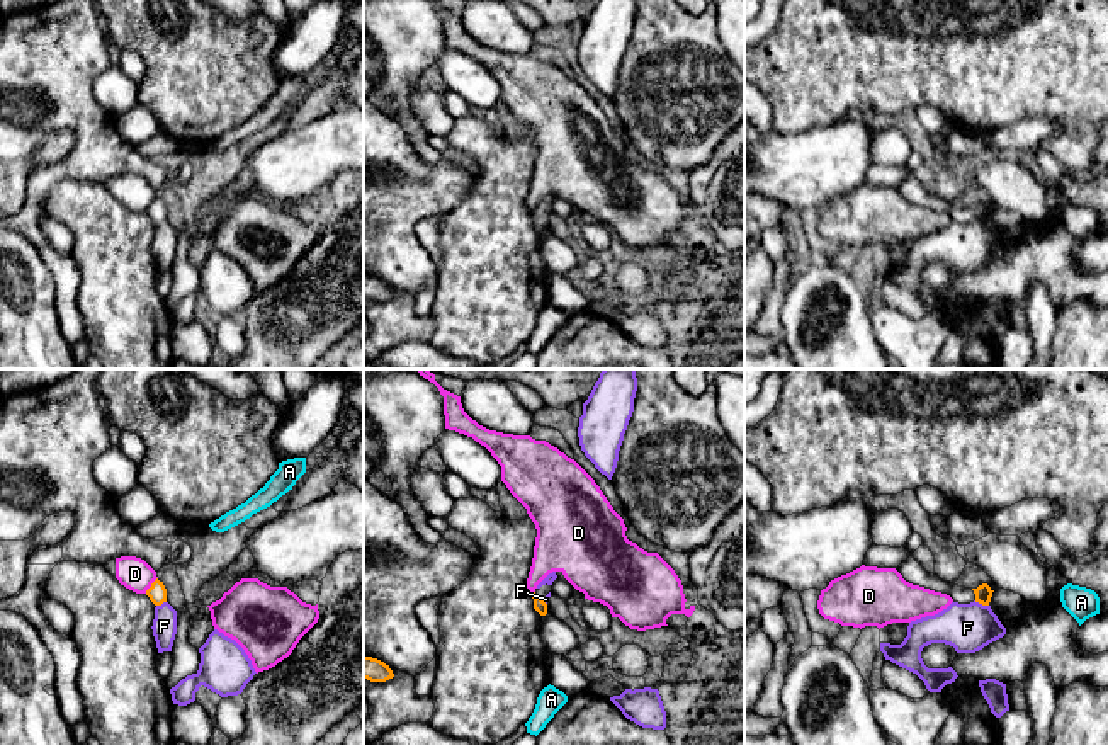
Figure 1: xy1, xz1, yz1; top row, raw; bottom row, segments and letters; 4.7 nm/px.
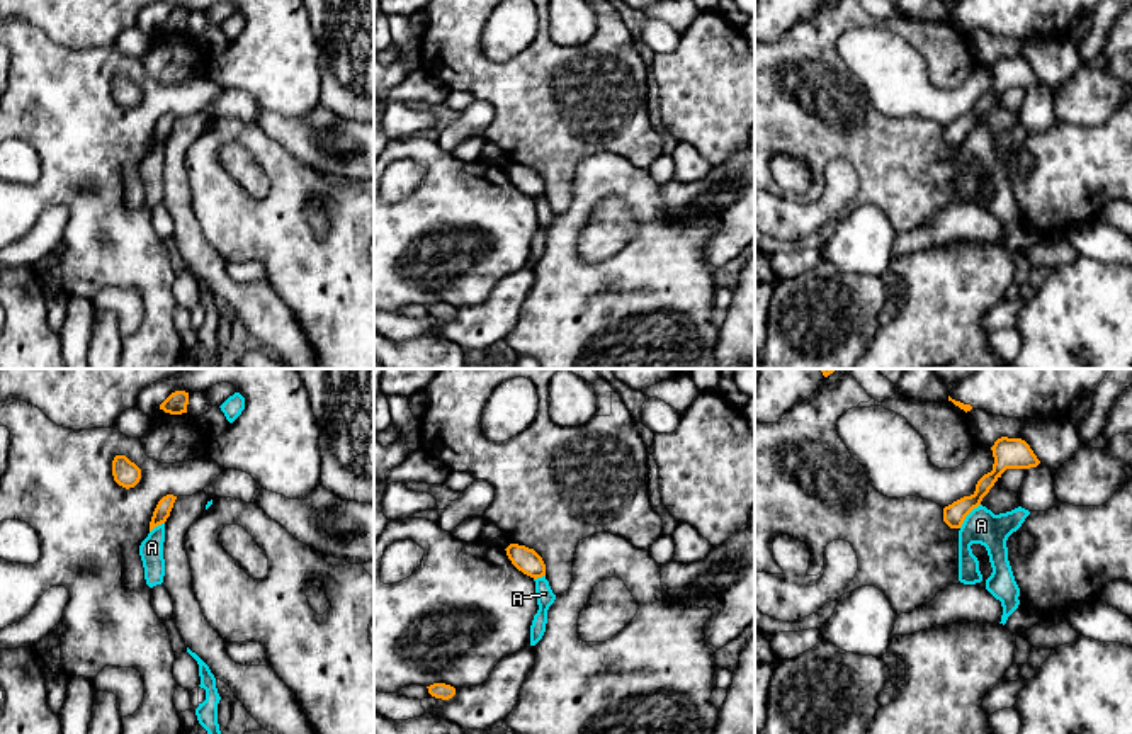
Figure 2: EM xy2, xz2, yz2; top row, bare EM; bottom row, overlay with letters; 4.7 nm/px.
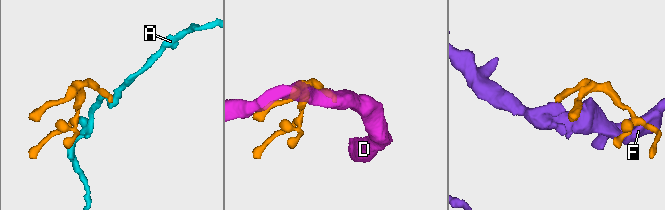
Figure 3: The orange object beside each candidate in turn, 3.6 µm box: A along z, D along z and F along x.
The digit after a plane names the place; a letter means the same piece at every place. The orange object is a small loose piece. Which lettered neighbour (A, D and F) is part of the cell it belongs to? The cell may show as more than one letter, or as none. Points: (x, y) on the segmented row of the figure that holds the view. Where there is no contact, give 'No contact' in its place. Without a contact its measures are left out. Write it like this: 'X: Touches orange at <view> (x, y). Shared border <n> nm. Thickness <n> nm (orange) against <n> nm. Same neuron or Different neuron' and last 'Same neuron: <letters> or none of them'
A: Touches orange at yz2 (967, 513). Shared border 160 nm. Thickness 110 nm (orange) against 170 nm. Different neuron
D: Touches orange at xy1 (152, 585). Shared border 100 nm. Thickness 90 nm (orange) against 160 nm. Different neuron
F: Touches orange at yz1 (981, 602). Shared border 80 nm. Thickness 80 nm (orange) against 220 nm. Different neuron
Same neuron: none of them

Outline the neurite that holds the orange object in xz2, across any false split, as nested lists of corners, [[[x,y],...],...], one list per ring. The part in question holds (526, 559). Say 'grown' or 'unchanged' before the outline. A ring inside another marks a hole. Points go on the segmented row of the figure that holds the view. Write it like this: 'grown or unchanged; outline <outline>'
unchanged; outline [[[510,544],[505,550],[512,564],[524,574],[534,579],[546,576],[546,564],[534,549]]]

